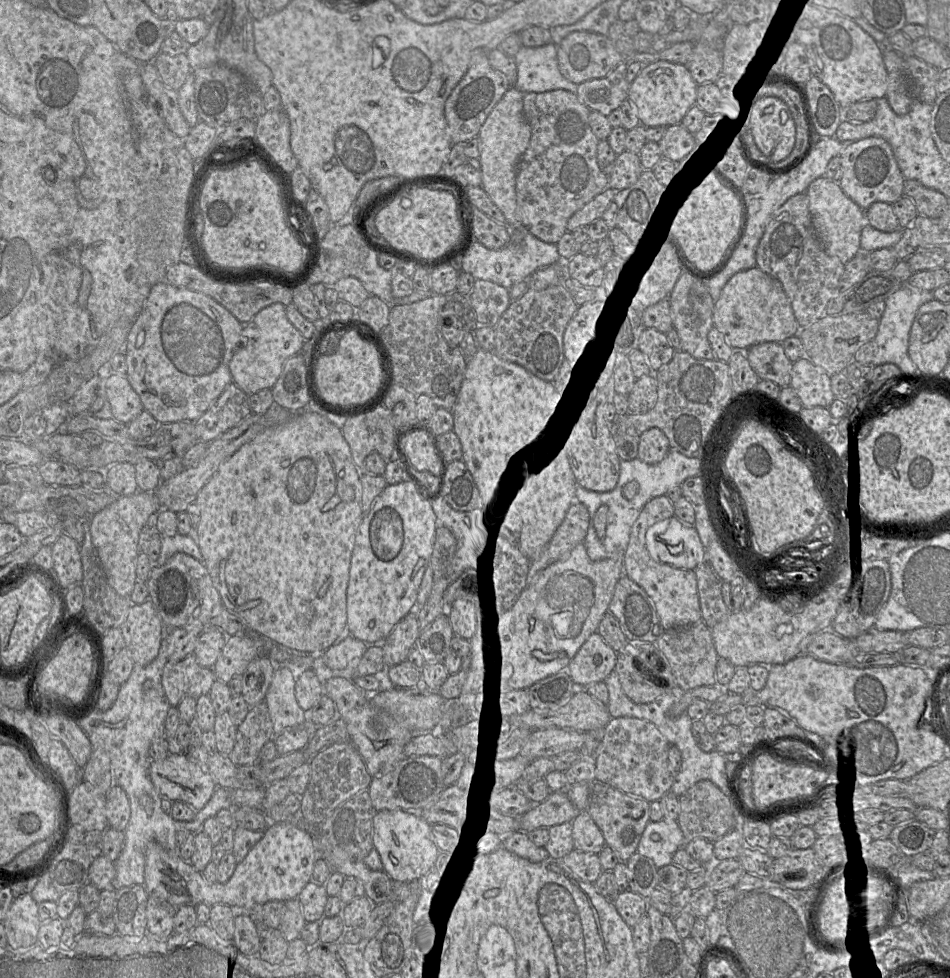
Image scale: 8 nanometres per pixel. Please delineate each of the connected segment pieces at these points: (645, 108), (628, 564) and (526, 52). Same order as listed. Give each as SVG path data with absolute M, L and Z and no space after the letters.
M658 60L642 67L630 83L627 100L633 105L641 126L668 127L679 124L687 110L695 104L696 87L685 65Z
M666 495L648 501L631 528L629 543L623 555L624 574L642 587L652 599L665 631L684 628L702 620L695 571L658 563L646 548L645 535L648 528L673 516L674 505Z
M557 45L522 46L514 56L517 81L514 87L522 93L541 93L564 89L576 94L577 85L563 77L557 60Z

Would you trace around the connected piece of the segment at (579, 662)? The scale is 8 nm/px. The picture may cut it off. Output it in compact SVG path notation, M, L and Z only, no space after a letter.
M595 632L589 636L568 666L568 673L578 688L586 688L605 679L614 671L617 651Z

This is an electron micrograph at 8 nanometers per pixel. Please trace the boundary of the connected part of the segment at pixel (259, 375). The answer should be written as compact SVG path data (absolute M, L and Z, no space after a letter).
M273 303L244 324L241 340L229 363L229 370L233 383L248 395L262 389L271 389L285 361L301 352L305 339L288 320L285 307L281 303Z

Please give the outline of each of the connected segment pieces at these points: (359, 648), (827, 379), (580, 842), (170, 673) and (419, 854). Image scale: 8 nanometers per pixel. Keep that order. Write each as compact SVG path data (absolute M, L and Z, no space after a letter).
M348 635L343 641L334 644L318 655L321 662L330 669L355 667L365 653L368 644Z
M802 357L792 364L790 386L799 397L802 407L829 407L835 396L831 389L831 375L813 364L807 357Z
M587 810L580 811L572 821L574 849L599 854L606 846L602 831Z
M194 654L180 661L168 661L162 674L164 691L173 707L185 697L208 695L216 679L213 669L201 666Z
M403 810L375 812L372 843L379 854L383 871L394 883L421 879L432 870L440 851L432 839L431 824Z

